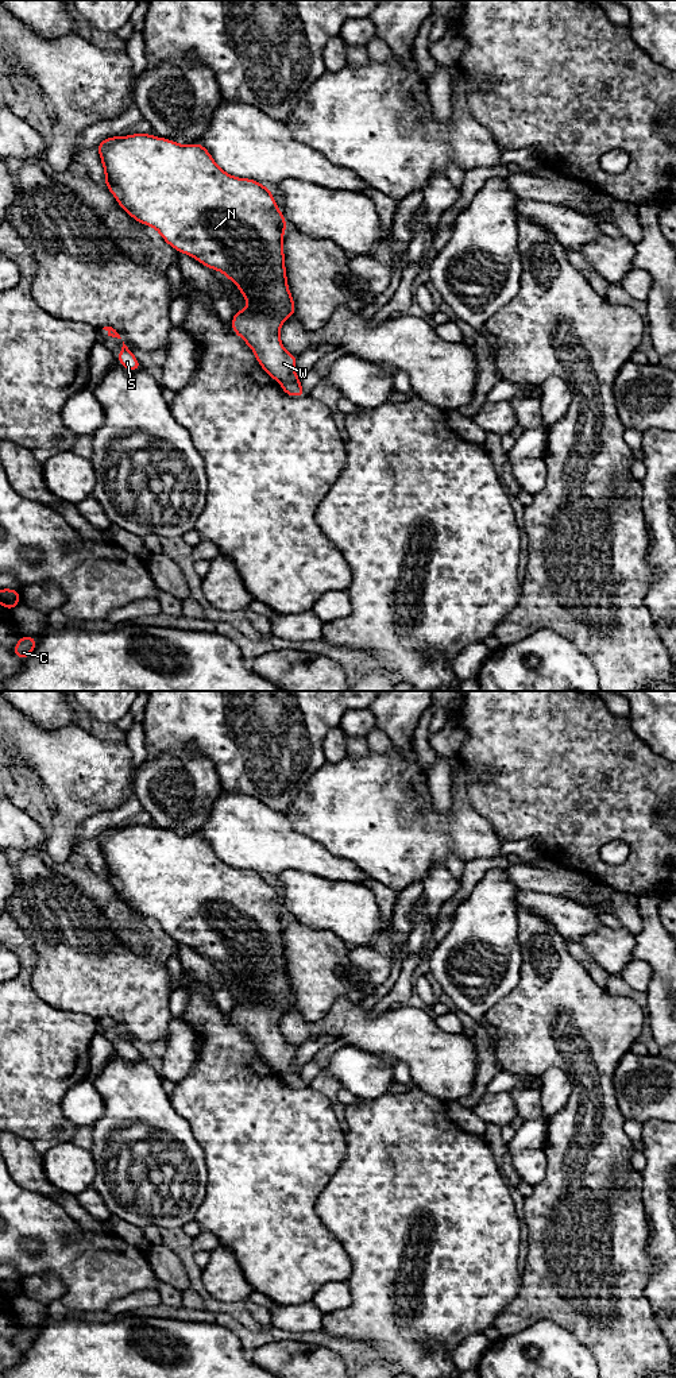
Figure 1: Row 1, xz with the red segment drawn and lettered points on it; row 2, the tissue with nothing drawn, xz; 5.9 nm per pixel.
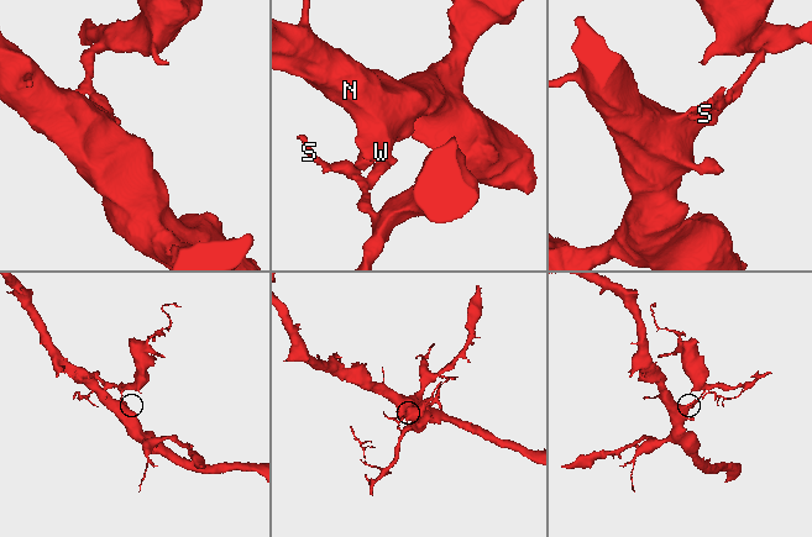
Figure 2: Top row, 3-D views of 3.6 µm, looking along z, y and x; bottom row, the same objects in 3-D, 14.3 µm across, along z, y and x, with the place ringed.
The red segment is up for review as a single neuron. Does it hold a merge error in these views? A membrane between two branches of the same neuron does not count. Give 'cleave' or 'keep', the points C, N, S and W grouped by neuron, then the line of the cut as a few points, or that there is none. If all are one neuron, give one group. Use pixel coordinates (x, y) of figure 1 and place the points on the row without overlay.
cleave; C S / N W; cut in xz along (281, 1072), (293, 1072), (298, 1076)

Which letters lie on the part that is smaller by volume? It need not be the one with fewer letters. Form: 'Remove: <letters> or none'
Remove: C, S

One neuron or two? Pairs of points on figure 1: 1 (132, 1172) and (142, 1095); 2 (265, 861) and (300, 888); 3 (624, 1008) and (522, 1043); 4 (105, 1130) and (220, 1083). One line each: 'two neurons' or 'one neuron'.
1: one neuron
2: two neurons
3: one neuron
4: two neurons

